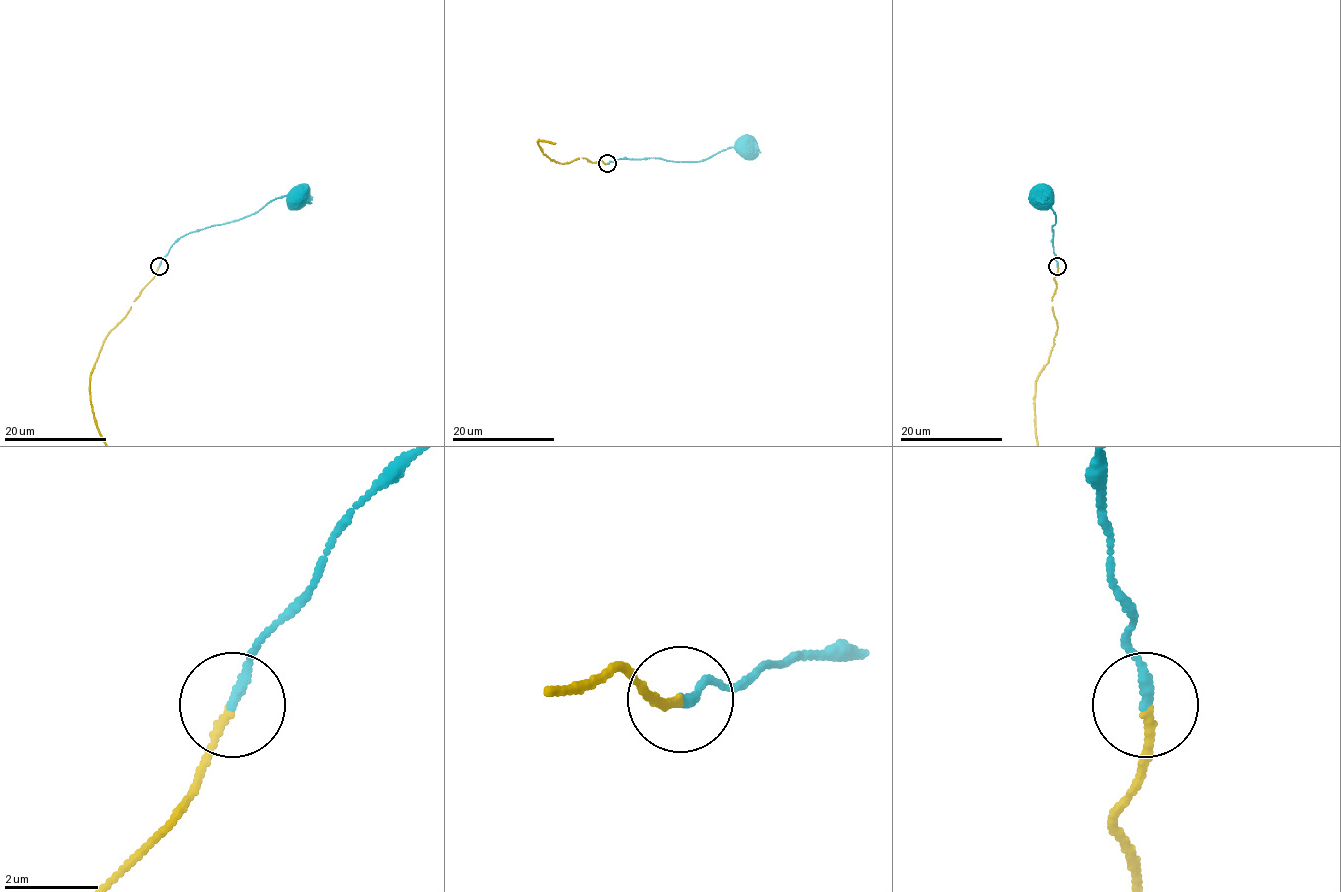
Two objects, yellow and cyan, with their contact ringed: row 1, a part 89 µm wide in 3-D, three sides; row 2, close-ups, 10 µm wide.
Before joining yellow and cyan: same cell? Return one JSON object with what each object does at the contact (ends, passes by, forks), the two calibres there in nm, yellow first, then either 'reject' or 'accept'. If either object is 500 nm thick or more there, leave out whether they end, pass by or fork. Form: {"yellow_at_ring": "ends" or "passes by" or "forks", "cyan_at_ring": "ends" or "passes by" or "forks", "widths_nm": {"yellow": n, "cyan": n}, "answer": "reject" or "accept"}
{"yellow_at_ring": "ends", "cyan_at_ring": "ends", "widths_nm": {"yellow": 160, "cyan": 200}, "answer": "accept"}

